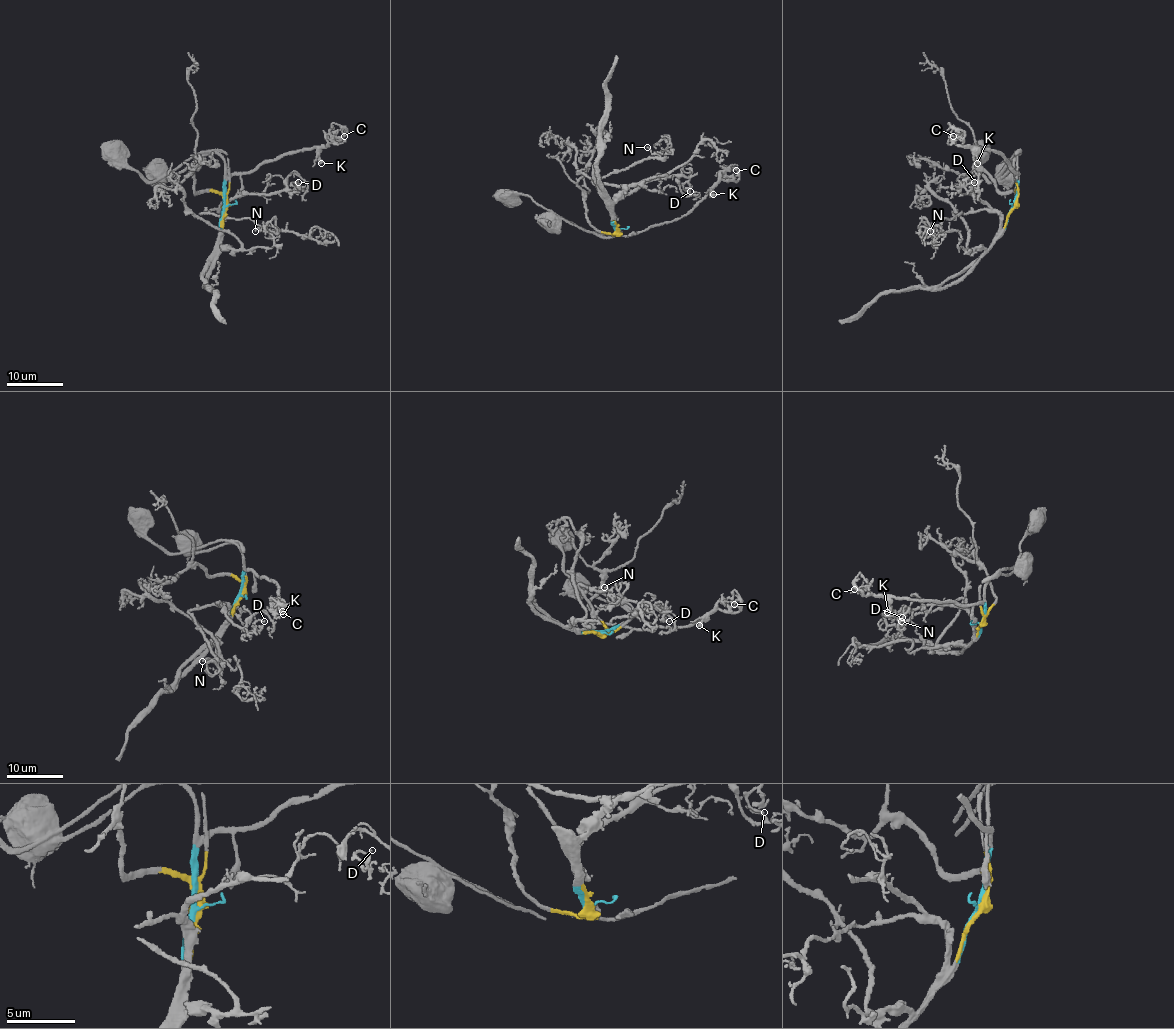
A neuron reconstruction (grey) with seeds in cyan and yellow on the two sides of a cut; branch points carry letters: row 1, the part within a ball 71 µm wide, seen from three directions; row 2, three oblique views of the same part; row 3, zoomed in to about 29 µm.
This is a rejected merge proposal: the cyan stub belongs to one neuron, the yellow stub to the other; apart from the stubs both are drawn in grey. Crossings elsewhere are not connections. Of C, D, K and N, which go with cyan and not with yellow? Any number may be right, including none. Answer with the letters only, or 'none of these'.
C, K

